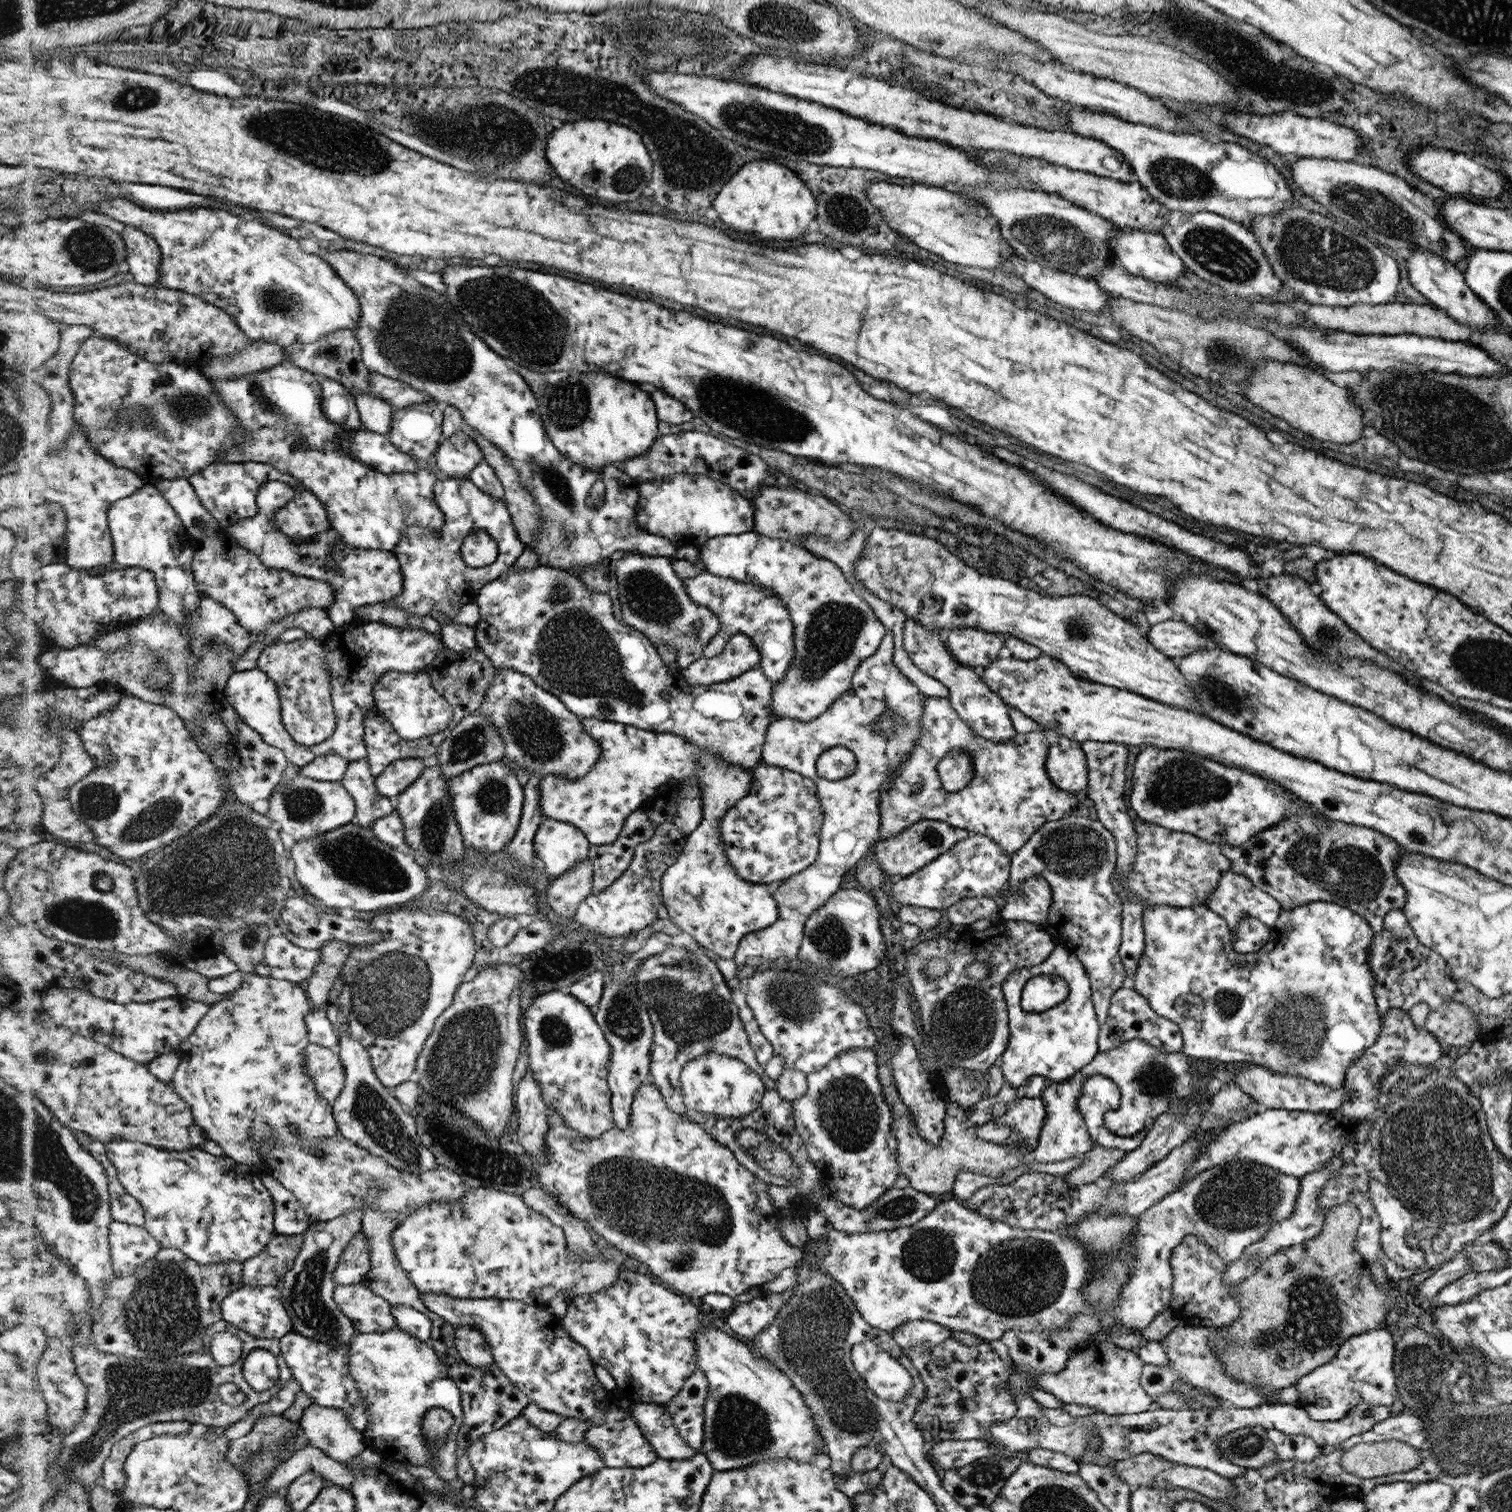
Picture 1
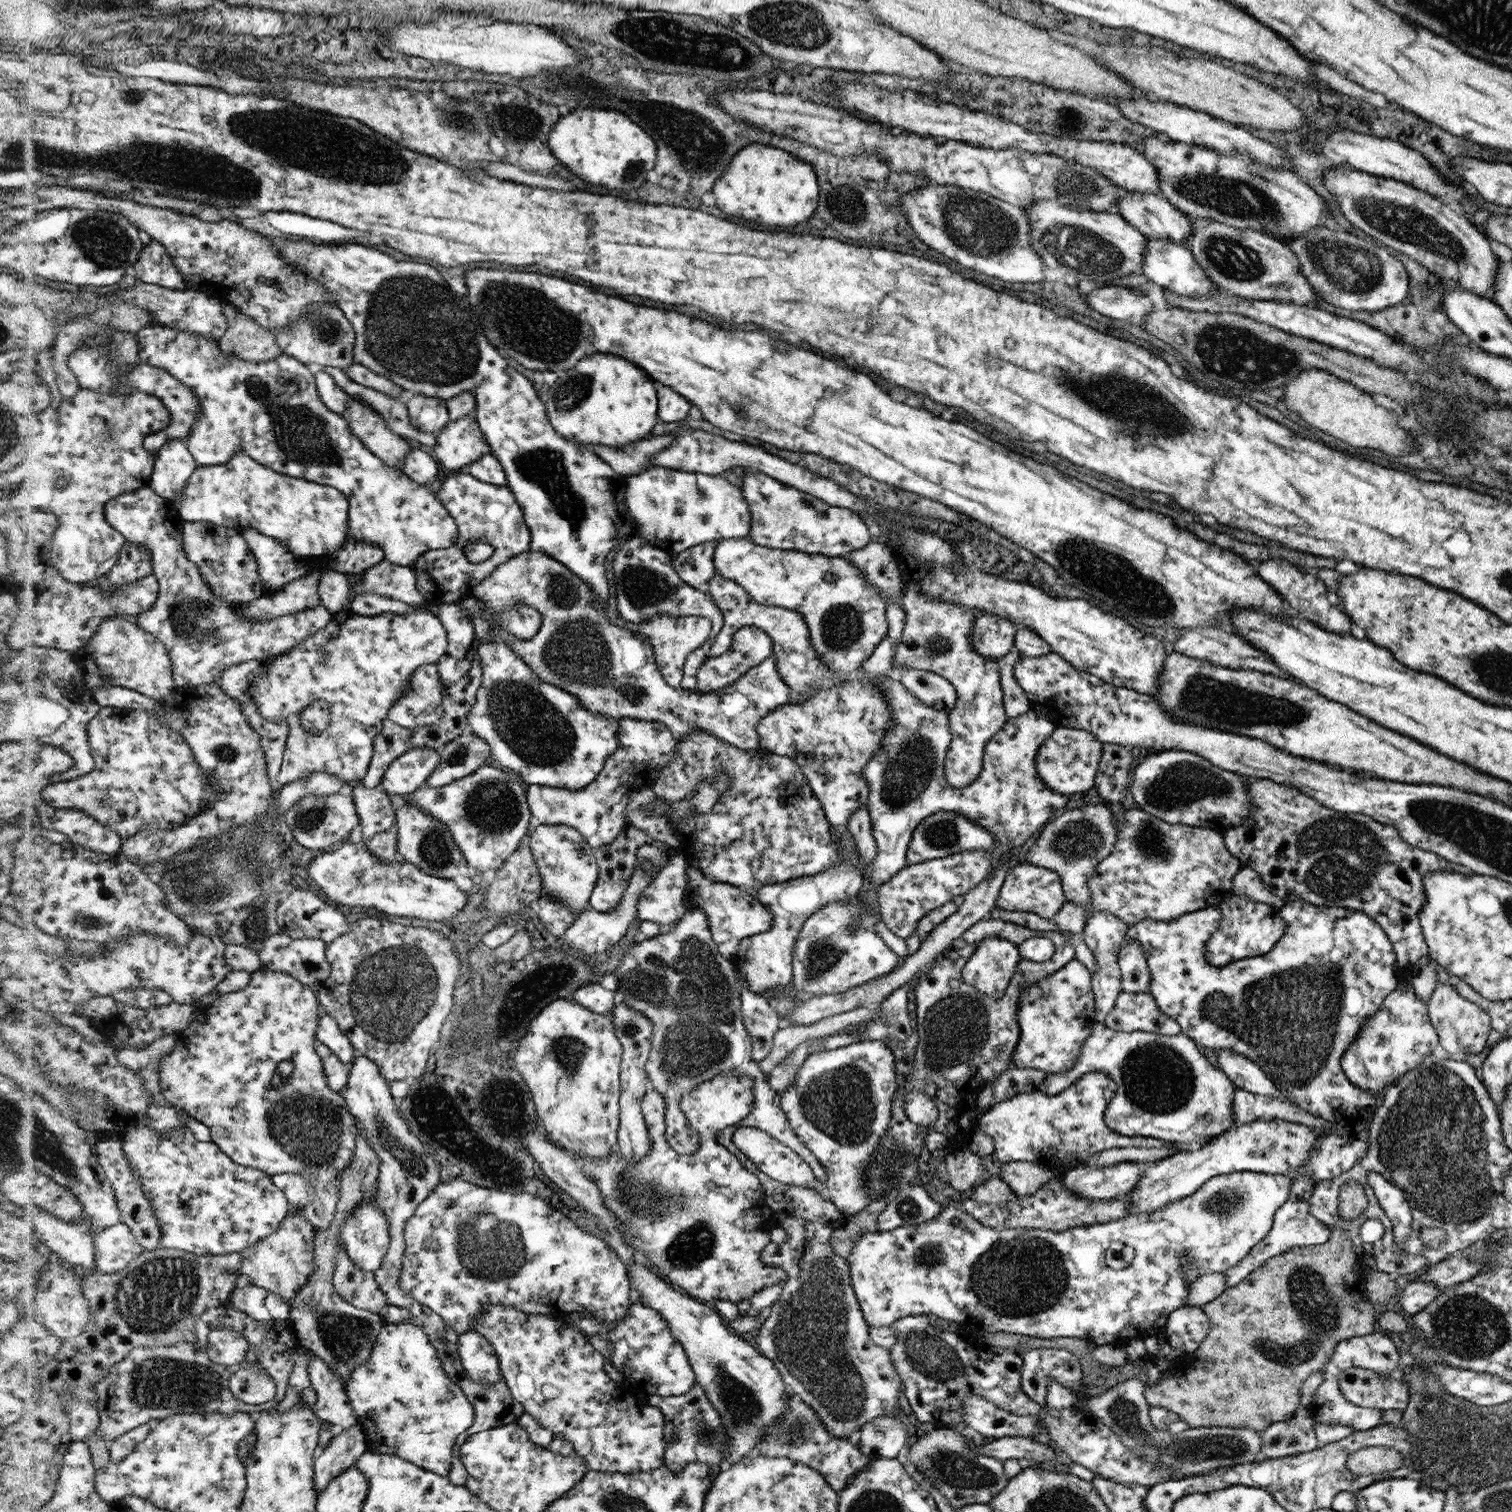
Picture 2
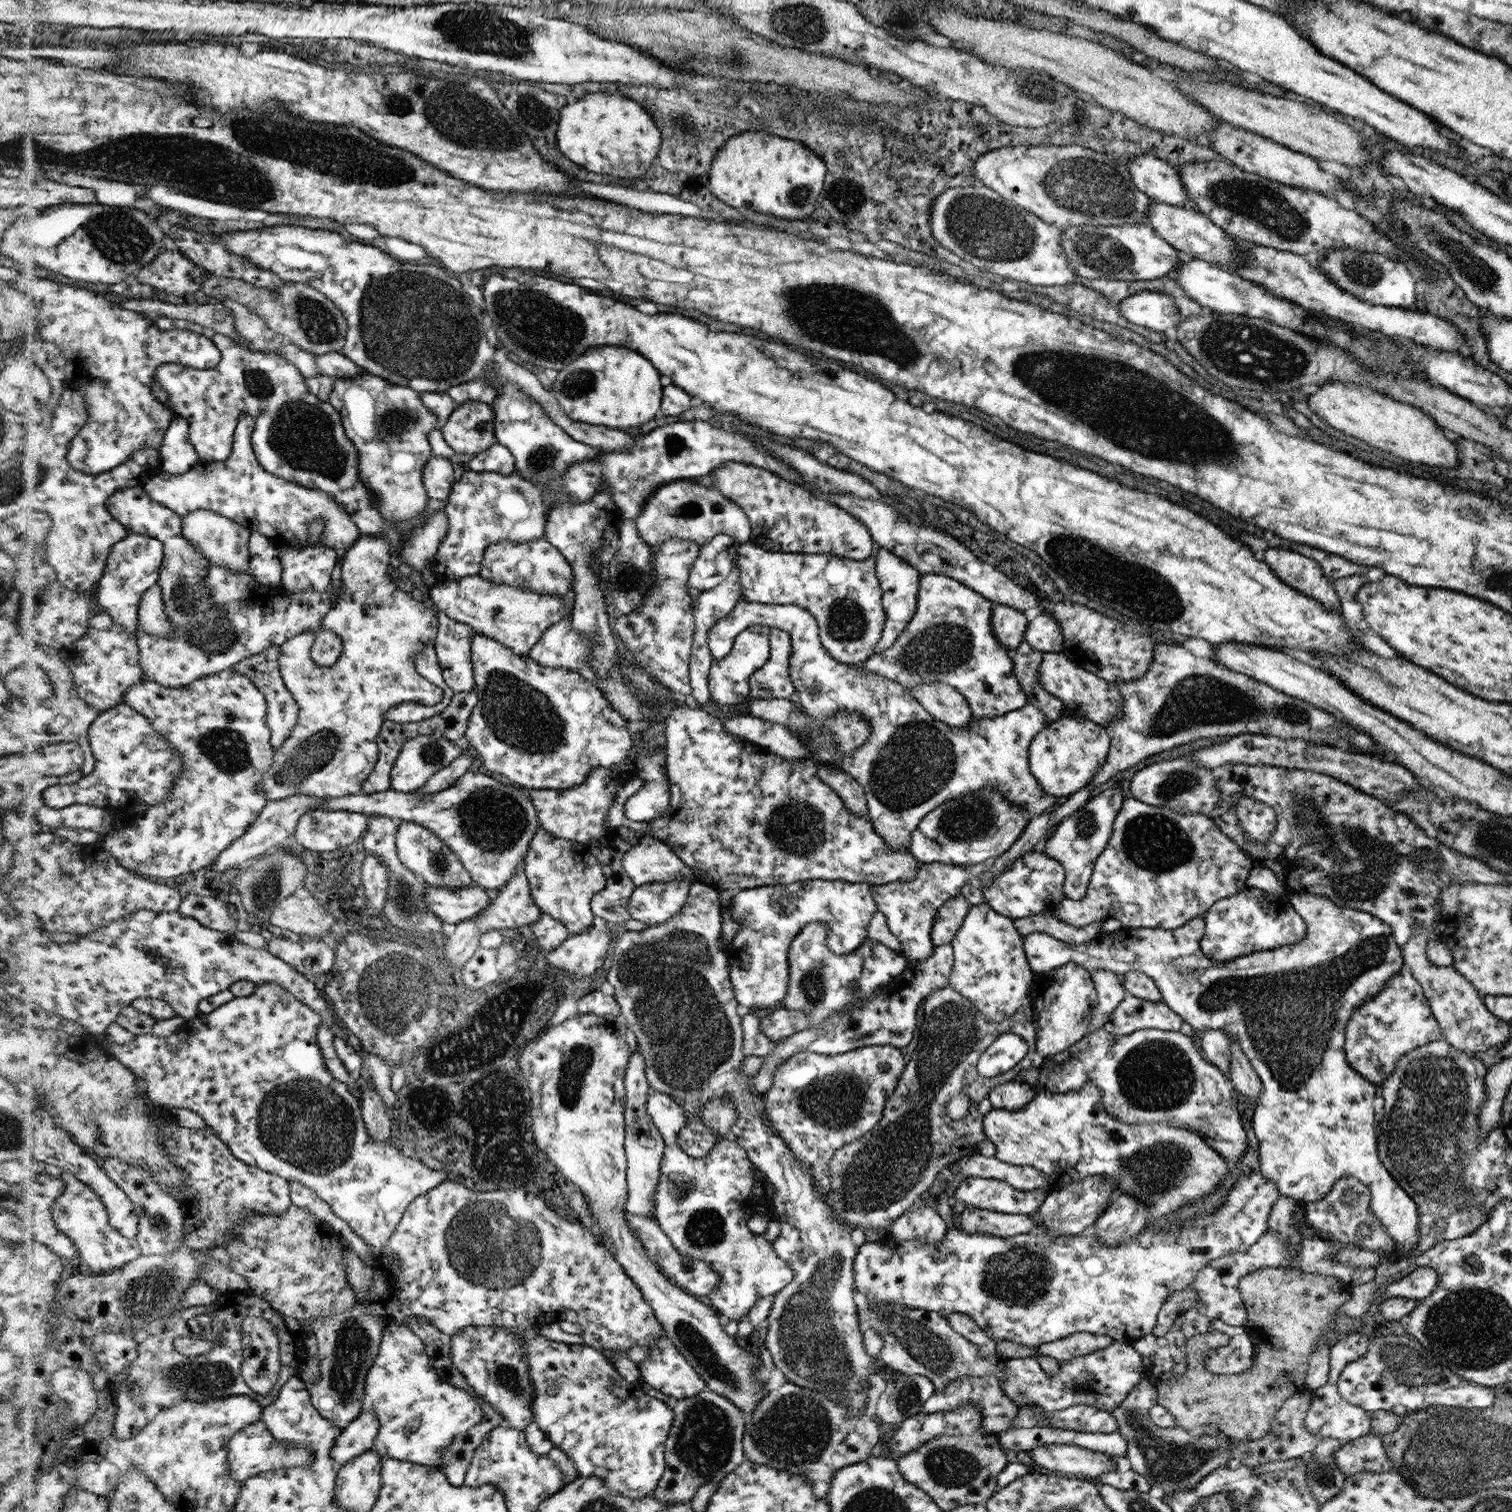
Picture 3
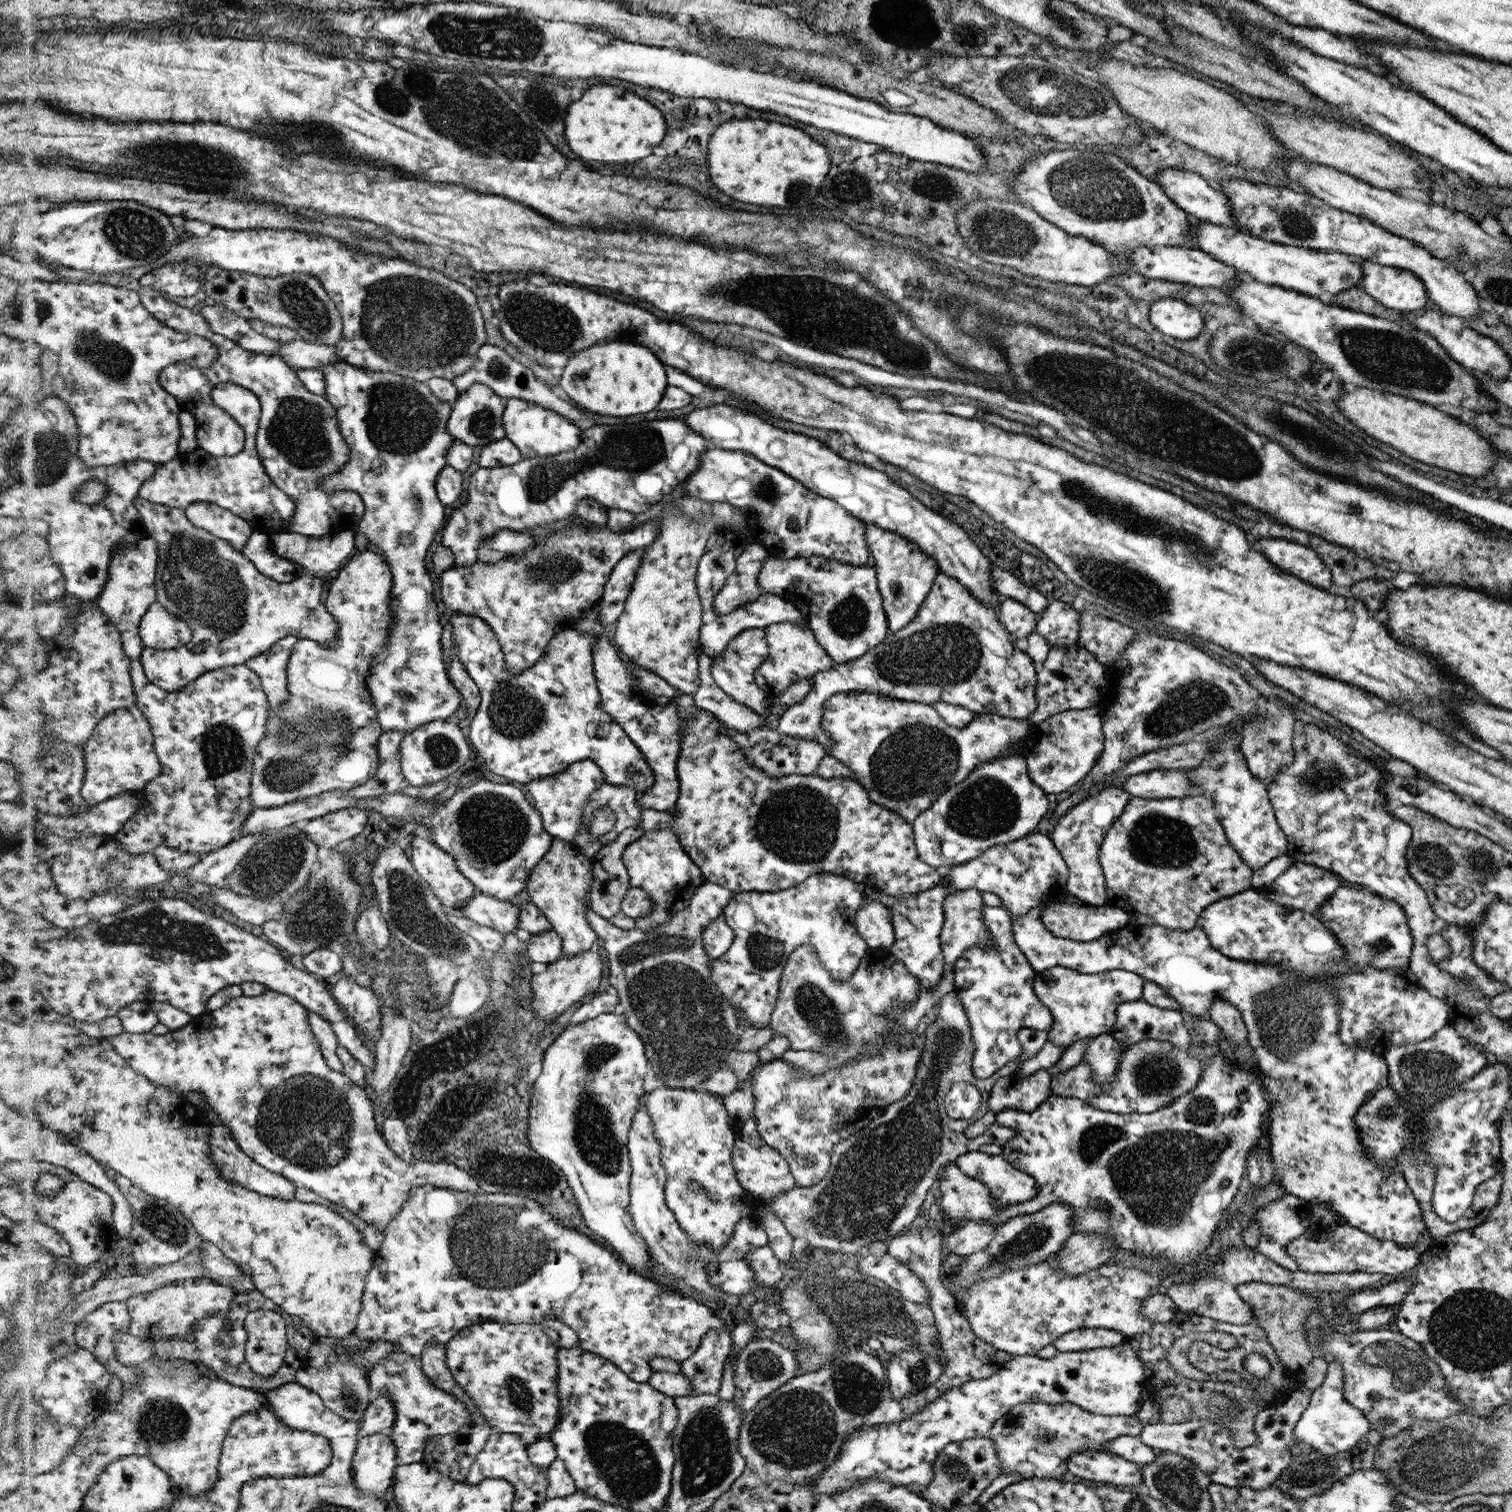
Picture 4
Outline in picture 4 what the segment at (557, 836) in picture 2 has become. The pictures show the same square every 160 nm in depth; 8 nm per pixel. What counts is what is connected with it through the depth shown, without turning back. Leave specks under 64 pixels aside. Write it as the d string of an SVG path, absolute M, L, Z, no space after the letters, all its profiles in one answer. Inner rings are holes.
M554 838L550 844L549 851L546 852L538 866L530 873L529 879L526 880L526 888L524 891L529 894L530 902L541 911L541 914L543 914L552 926L552 929L561 937L563 955L576 955L579 951L588 949L596 939L596 934L588 925L586 919L586 904L584 903L584 898L588 896L593 880L593 872L591 870L591 858L582 855L572 842Z

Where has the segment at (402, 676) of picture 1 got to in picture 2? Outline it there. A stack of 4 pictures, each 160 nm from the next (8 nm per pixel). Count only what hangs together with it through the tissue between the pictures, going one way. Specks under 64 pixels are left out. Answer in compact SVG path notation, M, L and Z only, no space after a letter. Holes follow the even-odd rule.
M435 663L419 667L411 676L410 689L395 700L386 719L410 730L437 725L444 704L442 686Z

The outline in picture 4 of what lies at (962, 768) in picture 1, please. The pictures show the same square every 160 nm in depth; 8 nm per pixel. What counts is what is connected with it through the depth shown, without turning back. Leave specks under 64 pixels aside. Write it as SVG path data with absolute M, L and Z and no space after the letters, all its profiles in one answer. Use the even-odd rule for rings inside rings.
M946 573L935 575L930 593L923 600L918 614L895 633L889 633L877 647L870 648L858 659L834 665L831 669L816 672L811 676L813 688L798 703L778 710L773 720L777 733L793 739L813 741L824 747L833 743L822 724L823 704L837 690L875 693L897 700L935 704L939 701L970 710L975 715L995 713L1002 717L1020 719L1035 710L1035 666L1027 654L1014 647L1014 638L1007 633L997 613L975 600L964 585Z

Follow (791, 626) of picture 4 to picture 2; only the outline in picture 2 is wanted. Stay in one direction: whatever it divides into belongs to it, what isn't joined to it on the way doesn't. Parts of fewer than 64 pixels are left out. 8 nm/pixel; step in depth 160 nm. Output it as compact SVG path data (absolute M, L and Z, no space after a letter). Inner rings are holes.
M525 551L521 555L512 556L505 563L494 568L486 579L476 584L471 594L486 602L488 612L501 613L519 605L529 605L542 614L542 624L538 634L531 639L519 640L503 632L495 630L491 642L501 642L509 645L534 671L539 680L553 684L557 688L573 693L590 712L629 718L635 720L655 720L665 724L673 733L674 739L687 737L689 732L698 728L699 732L711 732L713 736L743 752L751 752L761 747L761 738L757 734L758 722L777 707L789 704L790 687L779 677L775 657L771 654L757 667L747 671L739 680L717 693L699 693L679 688L671 688L662 677L661 670L654 662L654 651L647 638L609 624L604 610L595 606L590 585L571 573L565 566L545 552Z

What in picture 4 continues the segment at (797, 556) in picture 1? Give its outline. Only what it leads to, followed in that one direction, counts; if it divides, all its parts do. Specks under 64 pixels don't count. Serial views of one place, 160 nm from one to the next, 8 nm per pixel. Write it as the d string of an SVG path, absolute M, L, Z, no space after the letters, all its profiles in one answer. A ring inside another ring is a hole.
M770 554L759 572L763 593L790 601L807 621L814 639L836 665L866 655L889 634L882 596L878 592L877 572L871 564L851 566L822 556L784 559Z

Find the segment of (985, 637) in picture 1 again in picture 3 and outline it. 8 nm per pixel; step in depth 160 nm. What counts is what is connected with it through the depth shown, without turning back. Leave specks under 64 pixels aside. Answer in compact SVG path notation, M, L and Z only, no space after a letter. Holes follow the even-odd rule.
M994 605L992 626L995 638L1005 649L1011 651L1025 640L1029 623L1019 610L1009 605Z

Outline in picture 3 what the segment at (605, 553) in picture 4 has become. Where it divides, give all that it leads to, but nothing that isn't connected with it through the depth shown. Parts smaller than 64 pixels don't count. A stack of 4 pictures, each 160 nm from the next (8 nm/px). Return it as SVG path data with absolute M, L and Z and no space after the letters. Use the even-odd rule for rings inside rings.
M679 479L655 487L645 498L634 523L638 536L652 549L669 537L694 540L699 545L709 542L716 534L729 535L739 543L750 538L750 524L746 514L705 480L696 483L695 480ZM478 574L458 580L439 580L429 589L429 600L437 611L441 610L451 620L469 625L474 634L491 637L491 640L506 645L515 656L528 656L550 627L567 618L575 602L573 588L567 589L563 596L539 595L529 589L521 589L521 586L495 584Z

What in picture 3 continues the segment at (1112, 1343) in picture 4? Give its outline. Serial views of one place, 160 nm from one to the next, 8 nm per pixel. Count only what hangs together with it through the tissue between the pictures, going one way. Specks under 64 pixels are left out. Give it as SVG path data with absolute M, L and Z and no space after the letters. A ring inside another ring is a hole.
M1077 1331L1073 1335L1064 1336L1062 1339L1039 1344L1036 1349L1039 1355L1050 1356L1055 1362L1061 1364L1102 1350L1112 1344L1112 1341L1110 1336L1105 1336L1104 1334Z

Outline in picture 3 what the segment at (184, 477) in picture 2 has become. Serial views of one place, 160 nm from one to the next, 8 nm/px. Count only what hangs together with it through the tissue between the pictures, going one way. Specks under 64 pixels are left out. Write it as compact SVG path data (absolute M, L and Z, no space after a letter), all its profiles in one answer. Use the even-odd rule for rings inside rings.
M175 418L162 447L161 455L161 472L168 474L186 474L200 460L198 449L190 441L190 422L187 419Z

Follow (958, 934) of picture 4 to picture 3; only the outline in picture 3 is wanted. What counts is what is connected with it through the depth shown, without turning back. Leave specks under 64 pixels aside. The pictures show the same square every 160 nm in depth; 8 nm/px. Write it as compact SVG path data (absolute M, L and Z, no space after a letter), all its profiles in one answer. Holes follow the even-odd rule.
M959 894L938 908L934 924L930 928L930 940L935 947L947 943L951 944L951 940L965 920L970 906L971 904Z

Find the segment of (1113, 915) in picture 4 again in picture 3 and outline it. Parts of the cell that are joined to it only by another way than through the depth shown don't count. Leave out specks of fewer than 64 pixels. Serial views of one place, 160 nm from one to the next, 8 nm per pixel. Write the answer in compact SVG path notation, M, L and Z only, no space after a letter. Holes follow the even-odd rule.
M1044 911L1030 917L1014 919L1012 923L1020 937L1034 932L1047 933L1049 936L1066 941L1067 944L1073 946L1087 943L1099 936L1098 932L1101 931L1106 920L1098 920L1093 924L1077 928L1073 924L1067 924L1061 917L1054 916L1052 911L1047 911L1047 913Z

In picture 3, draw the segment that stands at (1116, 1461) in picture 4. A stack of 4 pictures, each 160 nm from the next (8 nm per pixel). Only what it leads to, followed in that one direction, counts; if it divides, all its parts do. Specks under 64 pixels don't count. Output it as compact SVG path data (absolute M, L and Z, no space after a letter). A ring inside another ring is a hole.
M1053 1443L1034 1446L1026 1454L1027 1458L1032 1458L1033 1464L1059 1472L1061 1476L1093 1480L1104 1472L1117 1471L1112 1458L1077 1445Z

